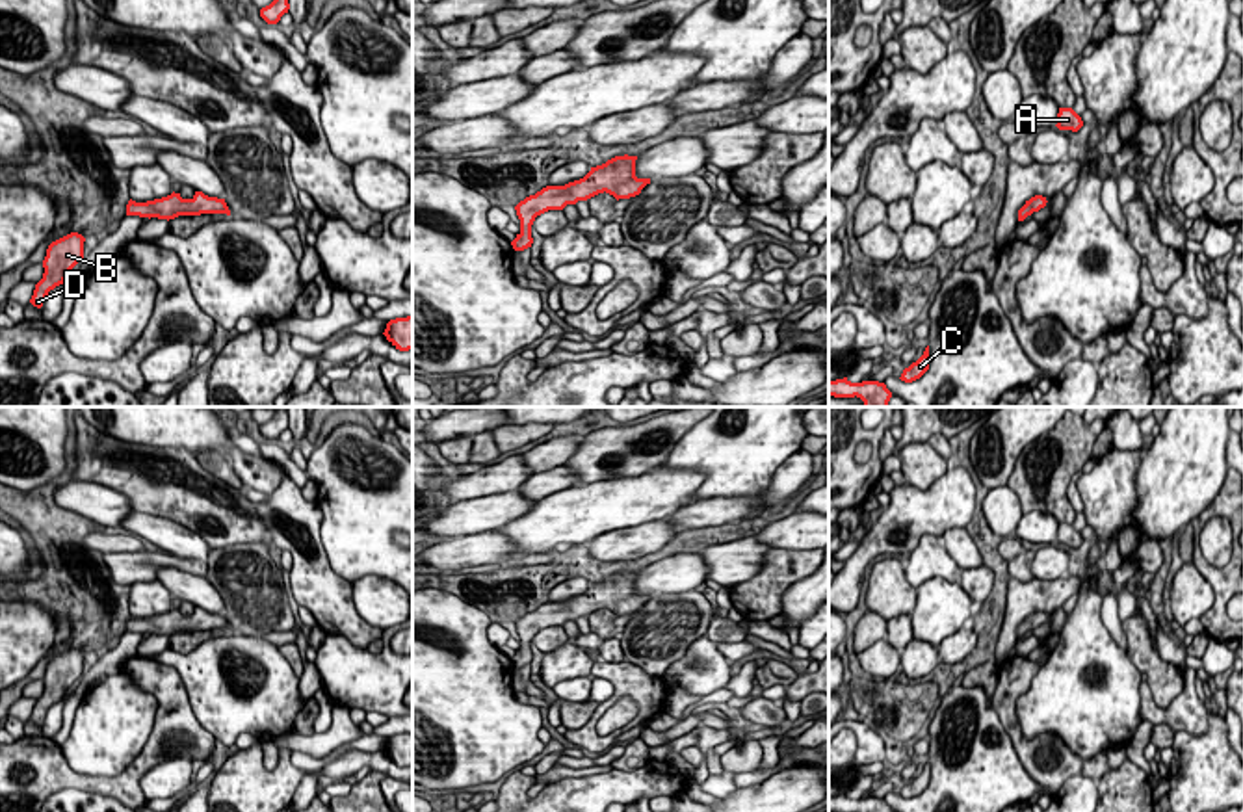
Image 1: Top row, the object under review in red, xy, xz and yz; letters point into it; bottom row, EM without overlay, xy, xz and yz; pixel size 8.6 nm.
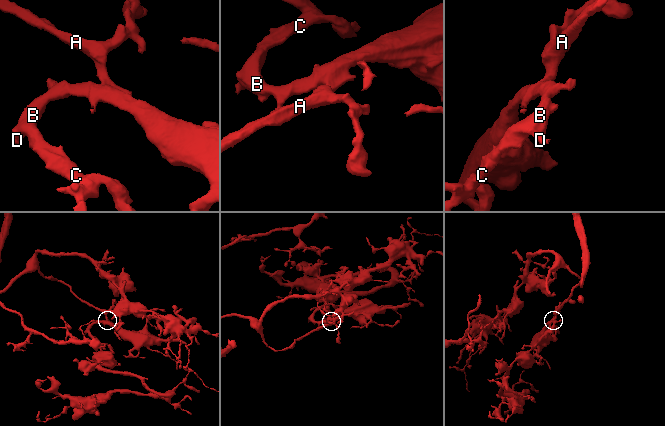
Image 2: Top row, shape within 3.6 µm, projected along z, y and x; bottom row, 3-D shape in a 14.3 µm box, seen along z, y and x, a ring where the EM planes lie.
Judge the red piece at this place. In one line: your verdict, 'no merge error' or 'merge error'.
no merge error

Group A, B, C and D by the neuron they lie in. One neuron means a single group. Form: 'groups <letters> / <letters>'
groups A B C D

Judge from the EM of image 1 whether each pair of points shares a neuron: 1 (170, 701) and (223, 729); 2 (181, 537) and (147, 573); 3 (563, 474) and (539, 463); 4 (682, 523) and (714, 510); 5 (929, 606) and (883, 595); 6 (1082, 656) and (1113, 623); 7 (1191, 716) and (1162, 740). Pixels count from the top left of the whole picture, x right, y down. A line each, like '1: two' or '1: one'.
1: two
2: two
3: two
4: one
5: two
6: two
7: two

